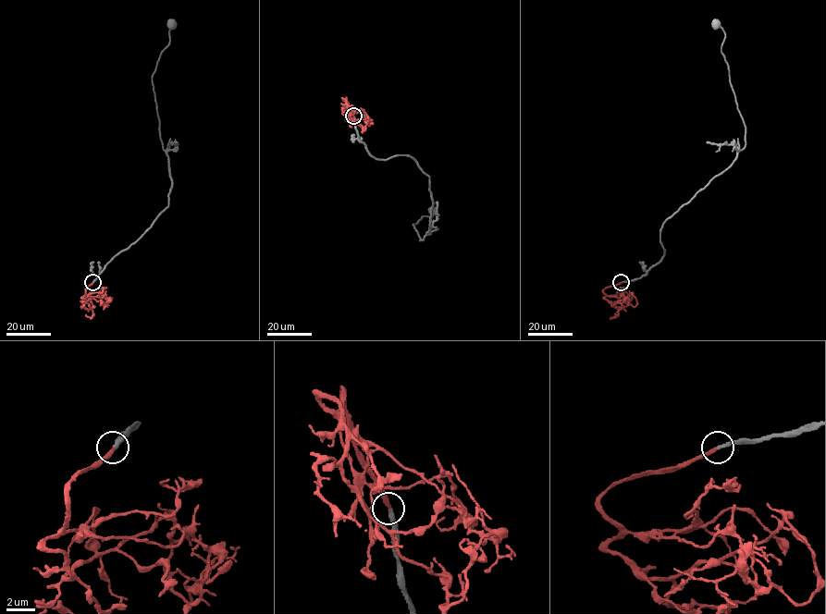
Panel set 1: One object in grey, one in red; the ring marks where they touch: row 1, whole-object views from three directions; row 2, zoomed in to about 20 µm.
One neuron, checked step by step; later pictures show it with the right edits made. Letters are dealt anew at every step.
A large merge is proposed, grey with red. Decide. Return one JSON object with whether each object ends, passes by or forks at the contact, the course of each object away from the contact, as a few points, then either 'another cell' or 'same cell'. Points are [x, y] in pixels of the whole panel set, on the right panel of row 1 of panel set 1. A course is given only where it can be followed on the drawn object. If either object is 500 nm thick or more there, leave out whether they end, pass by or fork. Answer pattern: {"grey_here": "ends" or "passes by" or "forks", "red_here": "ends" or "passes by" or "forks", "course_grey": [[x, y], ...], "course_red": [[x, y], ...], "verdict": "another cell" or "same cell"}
{"grey_here": "ends", "red_here": "ends", "course_grey": [[622, 282], [645, 276], [661, 260], [663, 223], [745, 146], [745, 125], [721, 51], [725, 33], [717, 24]], "course_red": [[622, 282], [606, 288], [603, 292], [619, 298], [623, 296], [634, 307], [638, 303]], "verdict": "same cell"}

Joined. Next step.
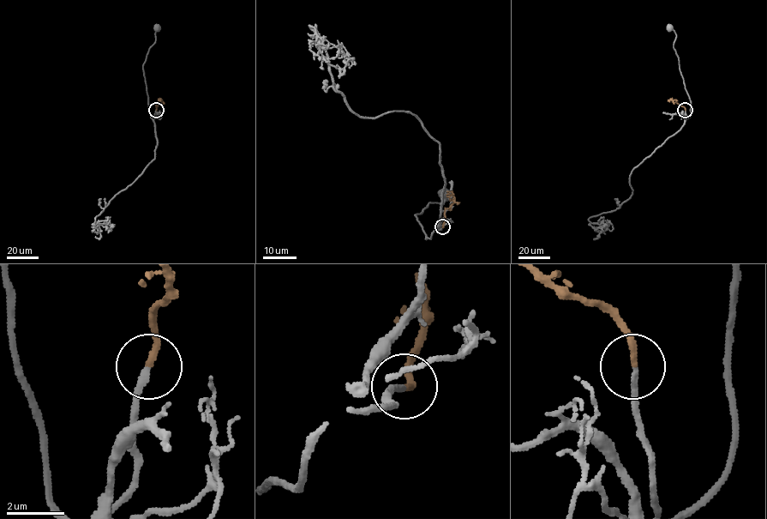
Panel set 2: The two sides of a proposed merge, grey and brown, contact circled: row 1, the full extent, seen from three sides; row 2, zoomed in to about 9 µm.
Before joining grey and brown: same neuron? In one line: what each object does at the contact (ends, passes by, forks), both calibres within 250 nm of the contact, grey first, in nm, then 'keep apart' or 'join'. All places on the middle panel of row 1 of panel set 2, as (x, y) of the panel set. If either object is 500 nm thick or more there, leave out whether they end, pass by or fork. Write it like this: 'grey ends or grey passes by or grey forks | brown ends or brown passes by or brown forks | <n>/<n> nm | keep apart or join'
grey ends | brown ends | 200/200 nm | join

